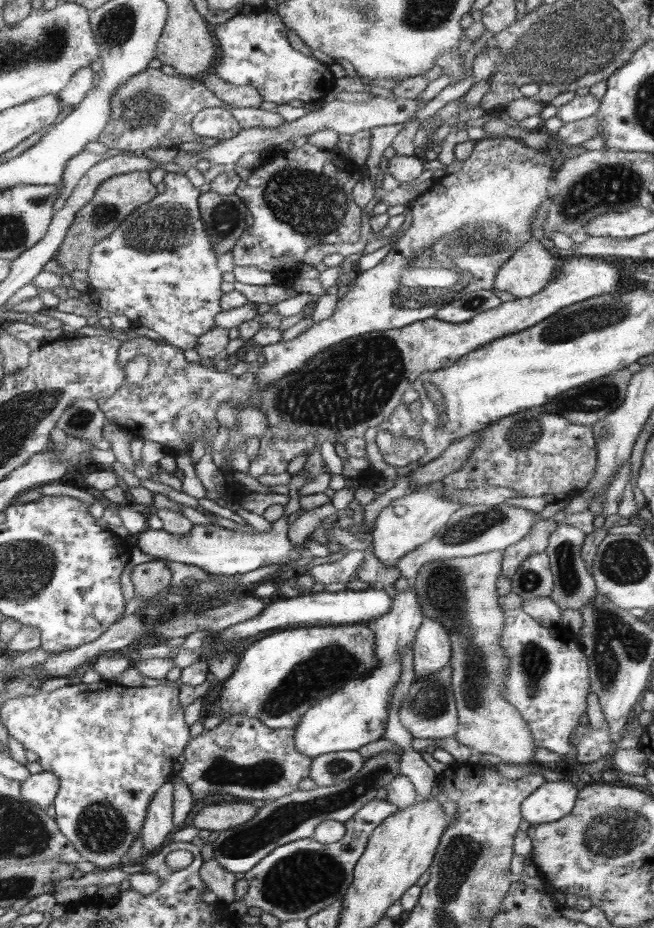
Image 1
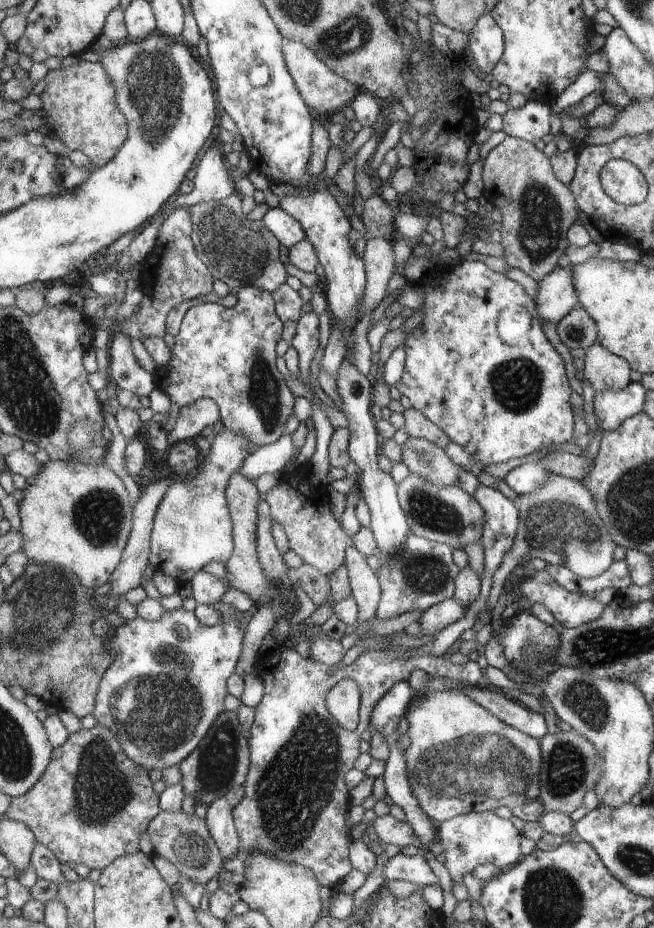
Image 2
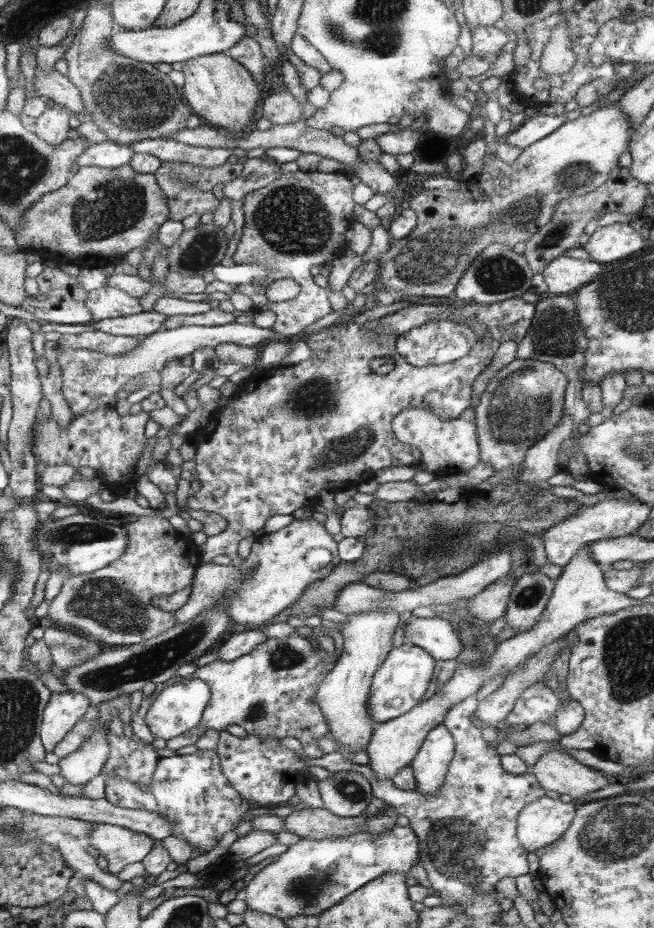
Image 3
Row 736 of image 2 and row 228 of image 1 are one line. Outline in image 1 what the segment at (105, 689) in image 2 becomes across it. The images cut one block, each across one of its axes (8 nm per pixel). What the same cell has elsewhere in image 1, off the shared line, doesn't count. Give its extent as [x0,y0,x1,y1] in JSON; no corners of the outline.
[86,172,223,351]

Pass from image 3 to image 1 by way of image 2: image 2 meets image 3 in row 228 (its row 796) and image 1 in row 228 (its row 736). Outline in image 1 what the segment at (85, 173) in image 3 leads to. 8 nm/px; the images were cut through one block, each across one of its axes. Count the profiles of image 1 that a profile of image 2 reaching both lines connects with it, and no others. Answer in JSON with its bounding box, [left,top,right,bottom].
[54,172,156,274]

